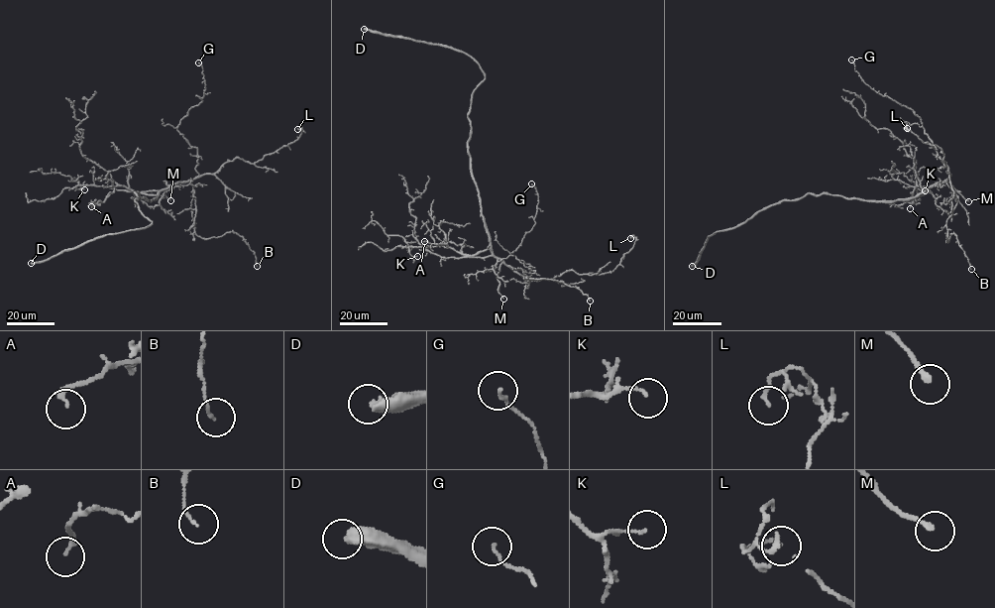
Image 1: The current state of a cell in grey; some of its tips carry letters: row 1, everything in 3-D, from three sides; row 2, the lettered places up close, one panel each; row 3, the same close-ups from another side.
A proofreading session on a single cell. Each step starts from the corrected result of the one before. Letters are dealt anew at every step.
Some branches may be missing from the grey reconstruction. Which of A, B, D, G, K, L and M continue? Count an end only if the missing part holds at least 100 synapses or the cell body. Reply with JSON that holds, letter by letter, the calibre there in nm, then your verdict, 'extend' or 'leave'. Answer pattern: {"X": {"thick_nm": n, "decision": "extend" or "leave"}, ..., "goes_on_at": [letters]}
{"A": {"thick_nm": 190, "decision": "leave"}, "B": {"thick_nm": 90, "decision": "leave"}, "D": {"thick_nm": 440, "decision": "extend"}, "G": {"thick_nm": 120, "decision": "leave"}, "K": {"thick_nm": 120, "decision": "leave"}, "L": {"thick_nm": 120, "decision": "leave"}, "M": {"thick_nm": 200, "decision": "leave"}, "goes_on_at": ["D"]}

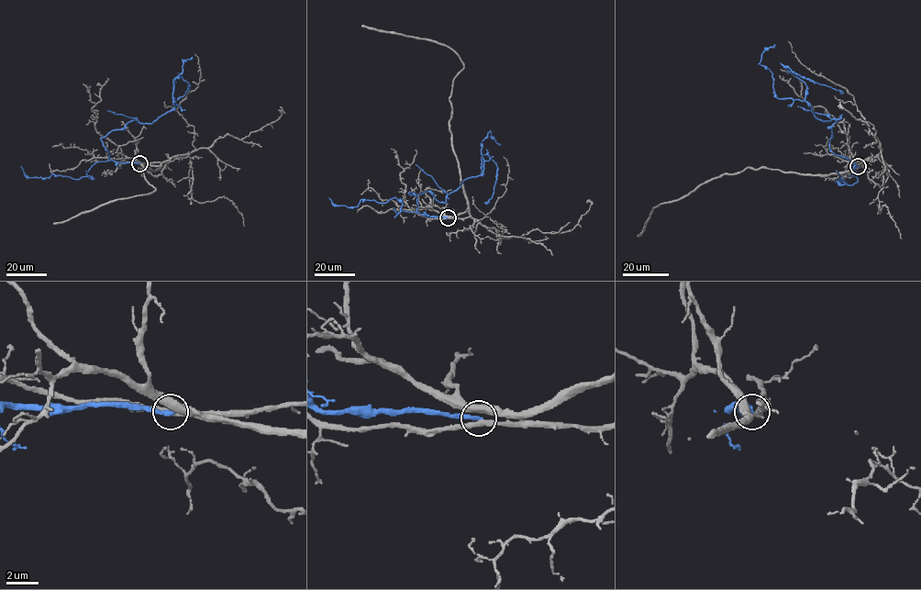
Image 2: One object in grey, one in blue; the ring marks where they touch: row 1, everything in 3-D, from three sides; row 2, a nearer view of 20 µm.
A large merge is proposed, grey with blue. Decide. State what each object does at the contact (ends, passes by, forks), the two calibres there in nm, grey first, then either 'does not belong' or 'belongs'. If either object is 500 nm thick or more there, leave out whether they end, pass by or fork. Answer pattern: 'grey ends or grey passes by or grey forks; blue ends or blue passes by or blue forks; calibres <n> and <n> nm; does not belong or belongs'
grey passes by; blue ends; calibres 300 and 240 nm; does not belong

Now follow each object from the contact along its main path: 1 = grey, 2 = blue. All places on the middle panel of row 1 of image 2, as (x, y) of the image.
1: (447, 217), (464, 213), (468, 207), (452, 148), (449, 119), (452, 83), (463, 63), (446, 46), (361, 26)
2: (447, 217), (419, 213), (409, 192), (445, 203), (482, 172), (487, 154), (497, 172), (484, 203)

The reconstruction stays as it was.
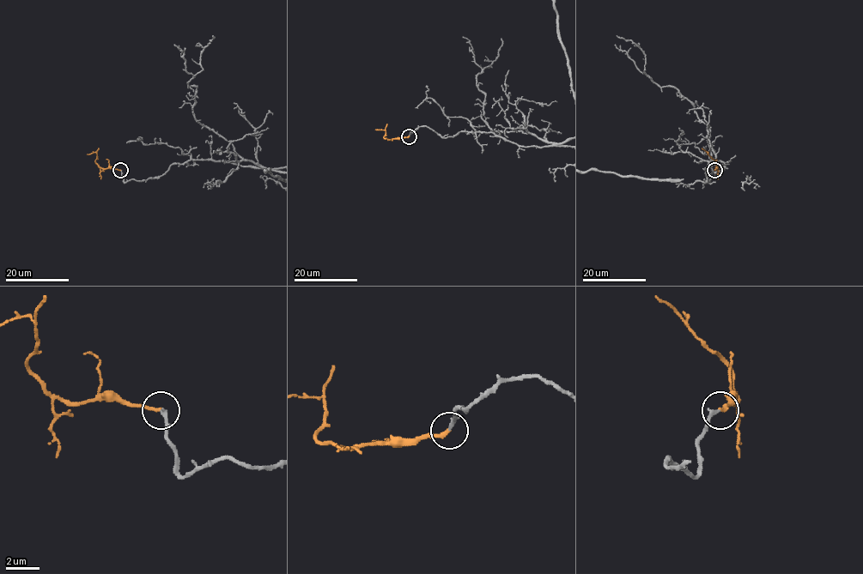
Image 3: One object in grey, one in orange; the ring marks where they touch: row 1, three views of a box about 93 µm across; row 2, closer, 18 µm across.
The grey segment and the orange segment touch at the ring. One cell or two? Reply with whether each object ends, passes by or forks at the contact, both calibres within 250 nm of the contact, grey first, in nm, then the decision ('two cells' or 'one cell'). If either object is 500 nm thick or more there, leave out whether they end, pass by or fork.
grey ends there; orange ends there; 240 nm thick on the grey side, 220 nm on the other; one cell

